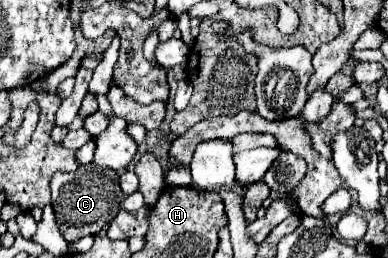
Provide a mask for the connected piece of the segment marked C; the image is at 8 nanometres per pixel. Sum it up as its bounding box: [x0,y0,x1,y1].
[52,163,124,241]

